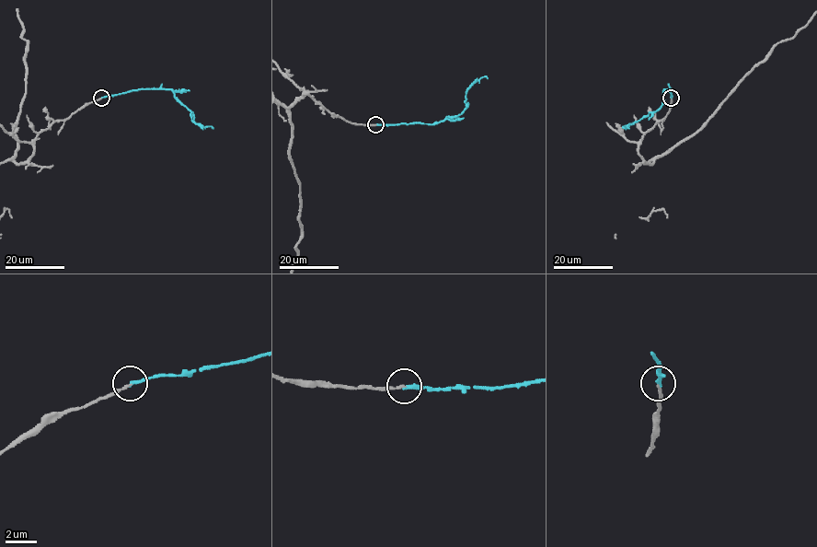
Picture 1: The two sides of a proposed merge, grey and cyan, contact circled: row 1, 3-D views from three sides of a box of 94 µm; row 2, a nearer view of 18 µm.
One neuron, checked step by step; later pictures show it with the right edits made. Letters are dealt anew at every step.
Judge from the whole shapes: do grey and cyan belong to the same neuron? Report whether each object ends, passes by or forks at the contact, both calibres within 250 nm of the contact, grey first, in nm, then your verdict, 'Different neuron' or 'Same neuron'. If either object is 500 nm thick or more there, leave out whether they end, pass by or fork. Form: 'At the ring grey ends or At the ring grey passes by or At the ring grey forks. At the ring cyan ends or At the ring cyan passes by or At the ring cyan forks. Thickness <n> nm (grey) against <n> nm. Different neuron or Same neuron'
At the ring grey ends. At the ring cyan ends. Thickness 150 nm (grey) against 240 nm. Same neuron

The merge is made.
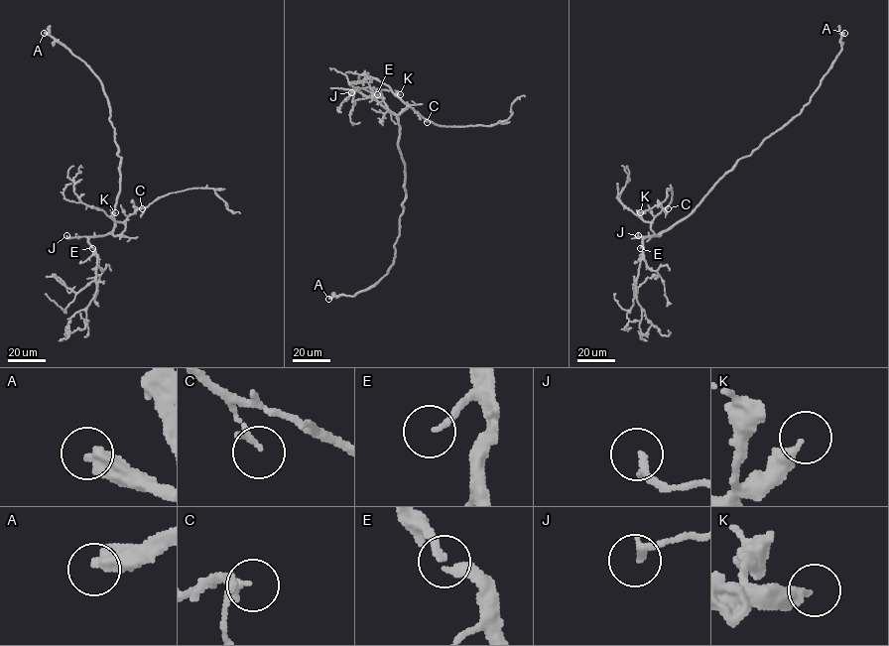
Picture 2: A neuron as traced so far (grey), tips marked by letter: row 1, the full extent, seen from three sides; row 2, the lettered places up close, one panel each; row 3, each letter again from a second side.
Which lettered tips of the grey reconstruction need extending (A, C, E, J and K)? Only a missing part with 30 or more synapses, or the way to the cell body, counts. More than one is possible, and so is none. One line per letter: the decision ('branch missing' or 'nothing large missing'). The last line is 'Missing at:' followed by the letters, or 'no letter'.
A: branch missing
C: nothing large missing
E: branch missing
J: nothing large missing
K: nothing large missing
Missing at: A, E

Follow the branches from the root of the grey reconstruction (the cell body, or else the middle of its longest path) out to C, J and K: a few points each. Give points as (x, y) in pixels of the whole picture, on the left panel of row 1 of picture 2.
C: (119, 193), (113, 212), (114, 235), (118, 235), (125, 227), (127, 218), (142, 208)
J: (119, 193), (111, 231), (101, 235), (66, 235)
K: (119, 193), (113, 212), (112, 233), (116, 236), (124, 230), (125, 224), (111, 217), (115, 212)

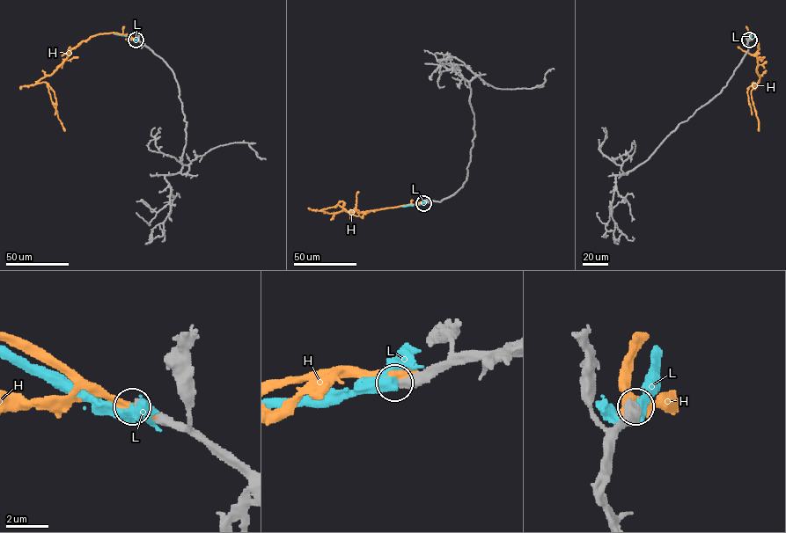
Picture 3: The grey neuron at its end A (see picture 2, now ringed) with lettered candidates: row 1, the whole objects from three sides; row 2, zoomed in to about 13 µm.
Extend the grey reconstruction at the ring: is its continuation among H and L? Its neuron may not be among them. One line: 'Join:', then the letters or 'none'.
Join: none

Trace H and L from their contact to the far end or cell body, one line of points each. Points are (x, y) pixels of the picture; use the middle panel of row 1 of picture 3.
H: (424, 202), (360, 212), (341, 210), (329, 213), (322, 210), (338, 205), (353, 212)
L: (423, 203), (402, 207)

